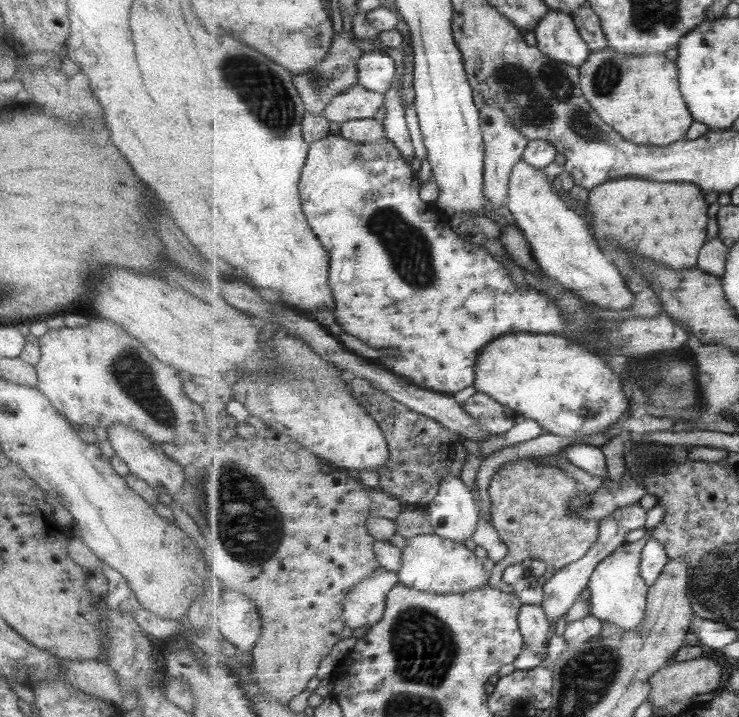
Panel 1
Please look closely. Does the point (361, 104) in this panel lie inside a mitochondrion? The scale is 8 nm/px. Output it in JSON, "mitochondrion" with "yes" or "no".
{"mitochondrion":"no"}

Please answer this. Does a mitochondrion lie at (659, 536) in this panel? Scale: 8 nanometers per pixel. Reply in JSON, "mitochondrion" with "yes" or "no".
{"mitochondrion":"no"}

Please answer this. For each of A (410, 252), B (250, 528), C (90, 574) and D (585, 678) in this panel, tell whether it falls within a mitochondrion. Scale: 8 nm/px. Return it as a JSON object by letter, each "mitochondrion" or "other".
{"A":"mitochondrion","B":"mitochondrion","C":"other","D":"mitochondrion"}

